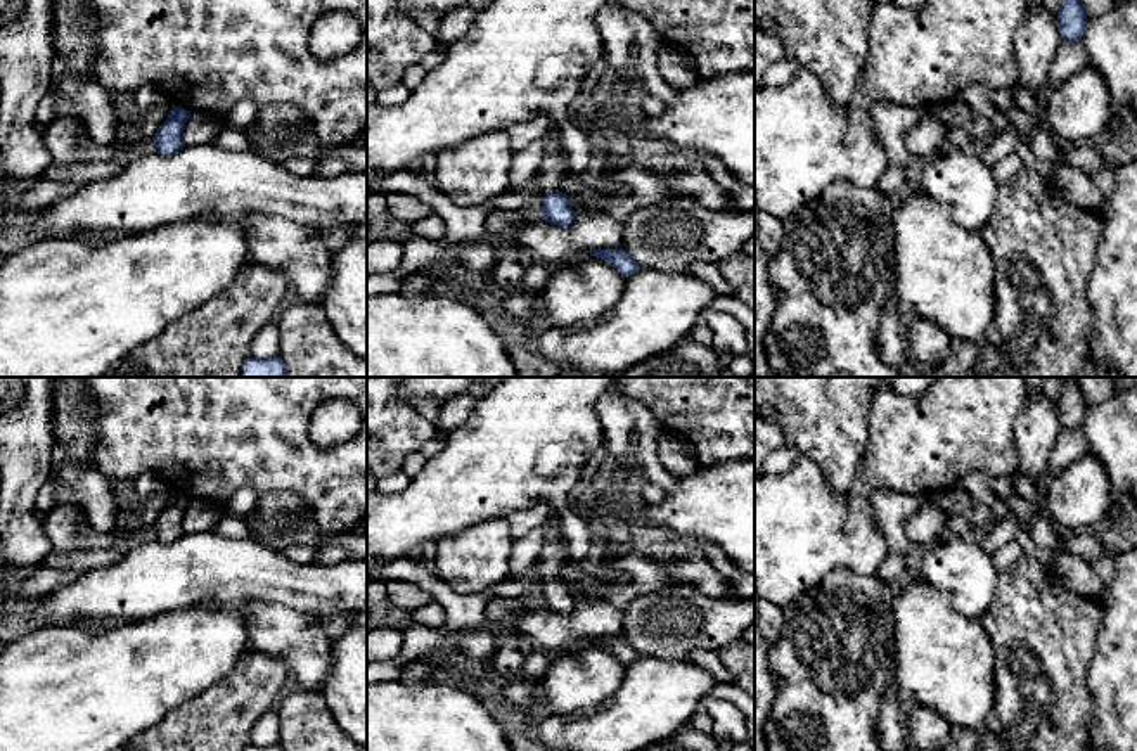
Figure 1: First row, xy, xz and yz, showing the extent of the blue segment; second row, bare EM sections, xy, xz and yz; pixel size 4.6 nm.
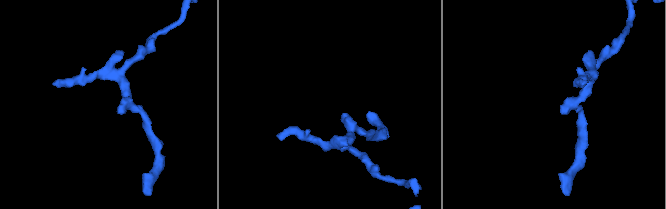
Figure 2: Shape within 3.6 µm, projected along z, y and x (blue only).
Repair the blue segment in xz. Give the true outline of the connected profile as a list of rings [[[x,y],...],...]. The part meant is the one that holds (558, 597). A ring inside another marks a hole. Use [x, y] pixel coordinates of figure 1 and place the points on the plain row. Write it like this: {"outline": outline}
{"outline": [[[549,530],[535,573],[545,581],[540,606],[561,616],[569,616],[575,609],[571,588],[561,580],[561,568],[568,559],[569,552],[562,535]]]}

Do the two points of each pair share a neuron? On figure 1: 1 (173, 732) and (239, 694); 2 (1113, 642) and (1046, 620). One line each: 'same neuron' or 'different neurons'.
1: same neuron
2: different neurons

